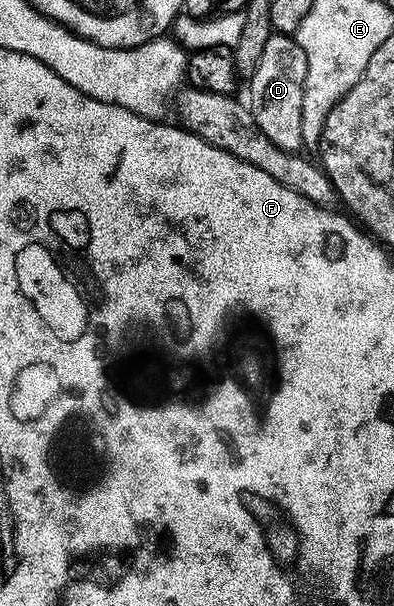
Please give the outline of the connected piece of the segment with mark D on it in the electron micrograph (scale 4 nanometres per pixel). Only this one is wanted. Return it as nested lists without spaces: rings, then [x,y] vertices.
[[[271,34],[271,37],[264,39],[261,60],[257,63],[256,73],[249,81],[249,107],[265,138],[269,138],[273,146],[286,152],[298,153],[303,148],[301,98],[305,98],[306,73],[305,50],[301,50],[294,35]]]

